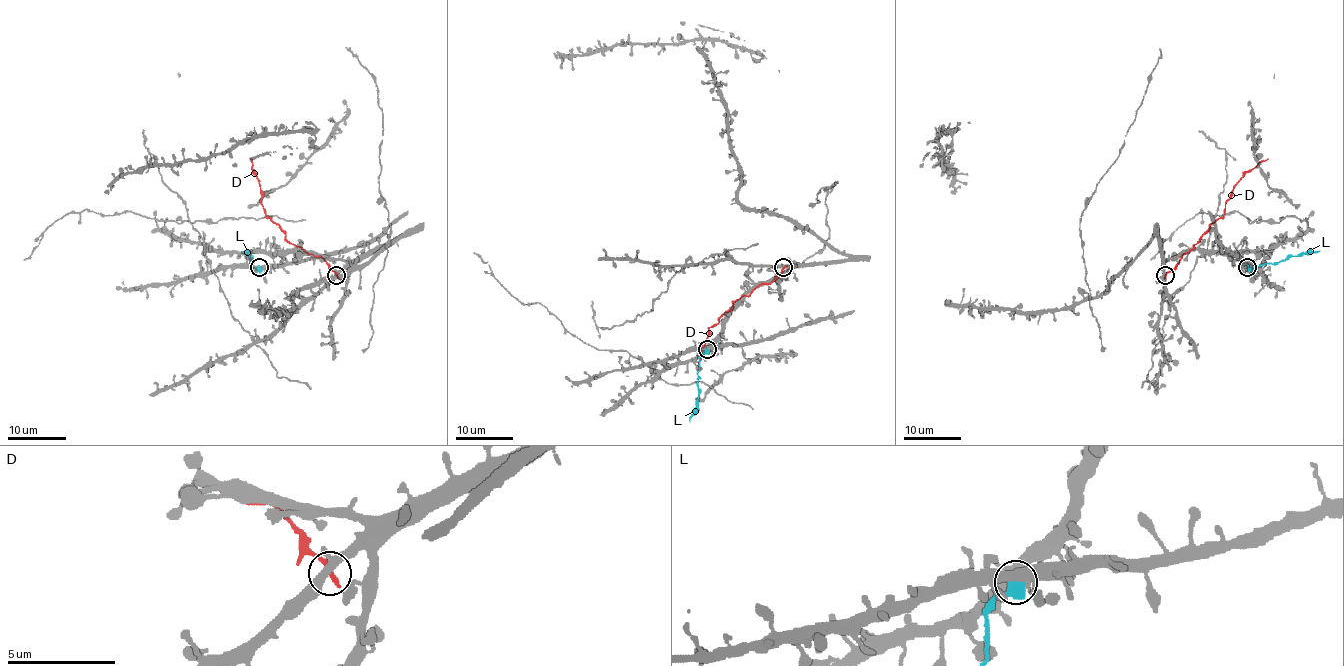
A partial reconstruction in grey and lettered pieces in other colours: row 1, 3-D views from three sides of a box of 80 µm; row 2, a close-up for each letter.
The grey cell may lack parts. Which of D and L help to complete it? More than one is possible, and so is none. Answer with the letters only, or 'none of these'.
none of these

